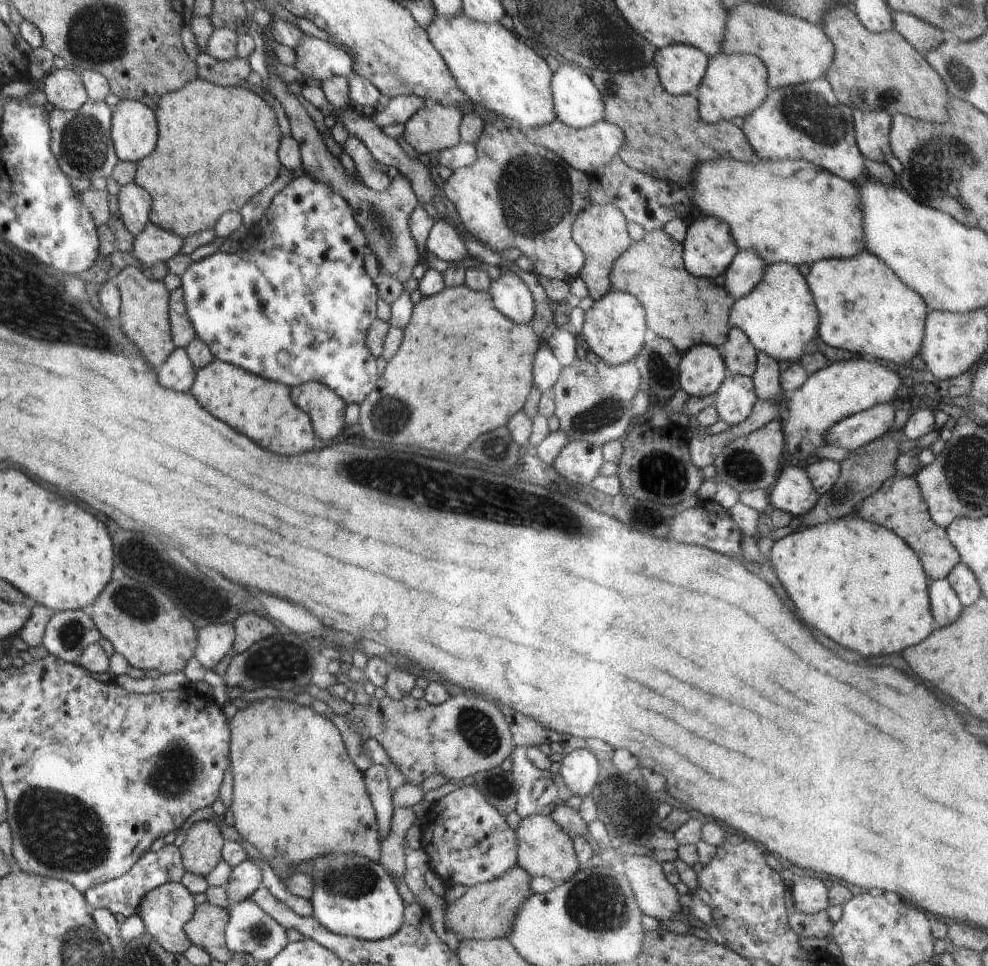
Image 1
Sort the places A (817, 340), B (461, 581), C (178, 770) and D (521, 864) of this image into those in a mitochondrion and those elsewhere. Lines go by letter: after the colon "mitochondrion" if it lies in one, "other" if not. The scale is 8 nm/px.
A: other
B: other
C: mitochondrion
D: other

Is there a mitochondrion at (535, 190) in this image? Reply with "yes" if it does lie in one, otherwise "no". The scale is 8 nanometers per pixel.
yes

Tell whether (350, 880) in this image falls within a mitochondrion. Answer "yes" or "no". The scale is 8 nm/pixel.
yes

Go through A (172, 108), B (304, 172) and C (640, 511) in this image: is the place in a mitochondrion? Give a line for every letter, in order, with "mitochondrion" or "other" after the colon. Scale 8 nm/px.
A: other
B: other
C: mitochondrion

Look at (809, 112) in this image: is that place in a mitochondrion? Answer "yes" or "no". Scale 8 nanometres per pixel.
yes

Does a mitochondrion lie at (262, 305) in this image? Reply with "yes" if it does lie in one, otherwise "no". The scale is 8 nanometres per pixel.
no

